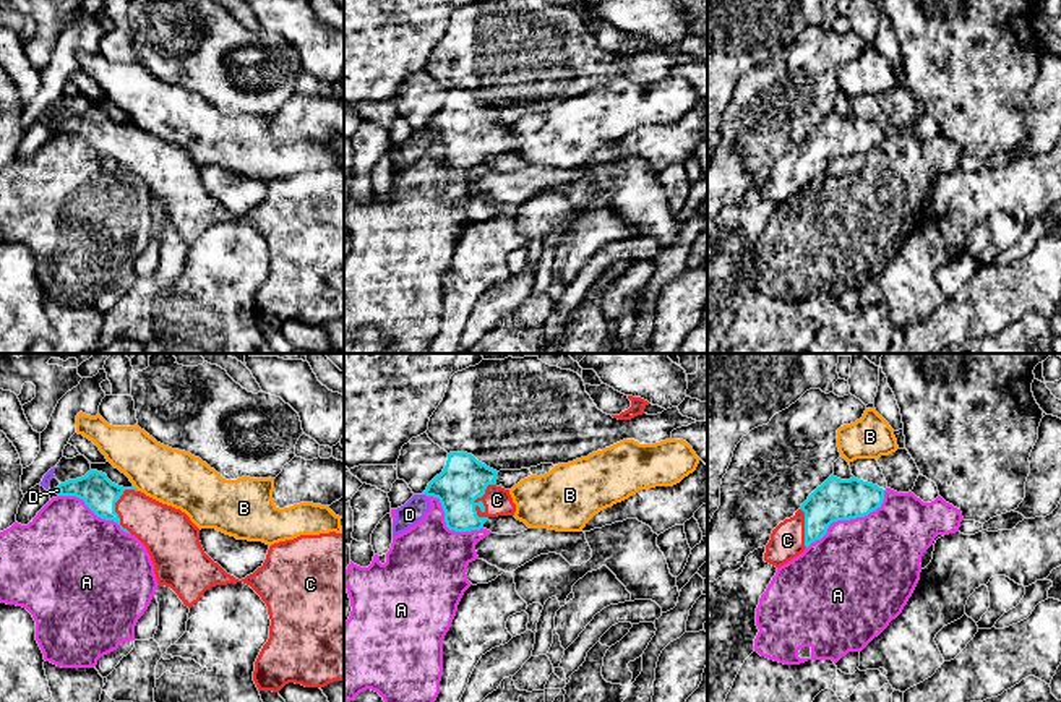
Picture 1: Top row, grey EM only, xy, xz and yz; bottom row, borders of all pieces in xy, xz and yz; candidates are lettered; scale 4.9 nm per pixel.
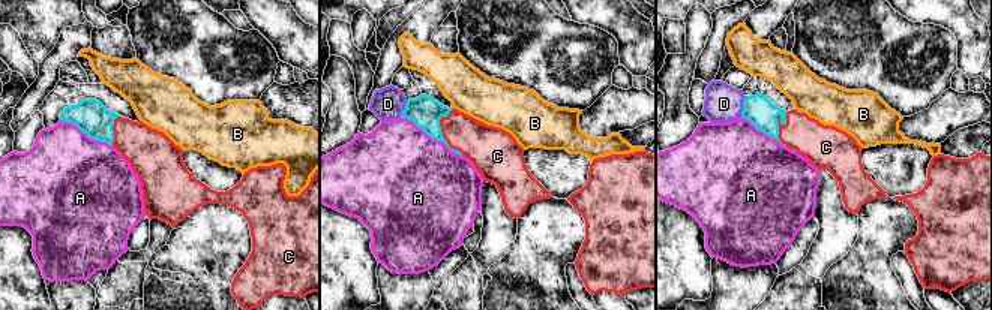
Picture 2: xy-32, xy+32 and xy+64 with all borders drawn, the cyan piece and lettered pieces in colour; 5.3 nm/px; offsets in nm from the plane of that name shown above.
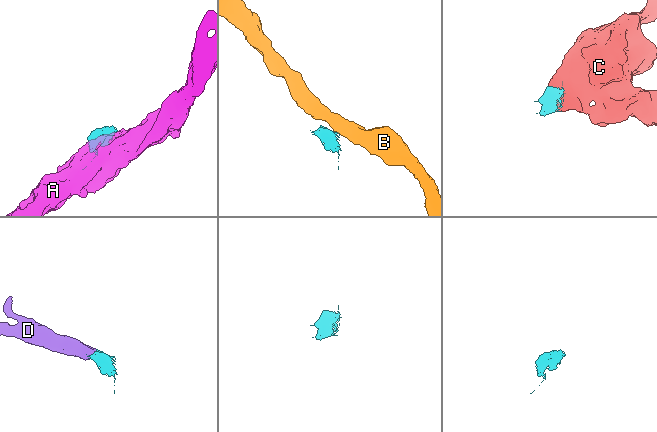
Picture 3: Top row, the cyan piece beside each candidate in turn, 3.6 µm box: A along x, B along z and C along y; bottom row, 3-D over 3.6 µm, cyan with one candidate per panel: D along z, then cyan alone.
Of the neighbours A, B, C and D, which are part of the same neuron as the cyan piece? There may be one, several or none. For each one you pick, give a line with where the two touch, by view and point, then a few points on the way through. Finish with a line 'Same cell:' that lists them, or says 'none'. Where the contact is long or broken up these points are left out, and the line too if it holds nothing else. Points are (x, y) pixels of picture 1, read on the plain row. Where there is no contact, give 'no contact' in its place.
C: xz (481, 133)
D: xy (59, 125) | across xy (94, 125), (59, 125), (57, 127)
Same cell: C, D

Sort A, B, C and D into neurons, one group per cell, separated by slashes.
A / B / C D

